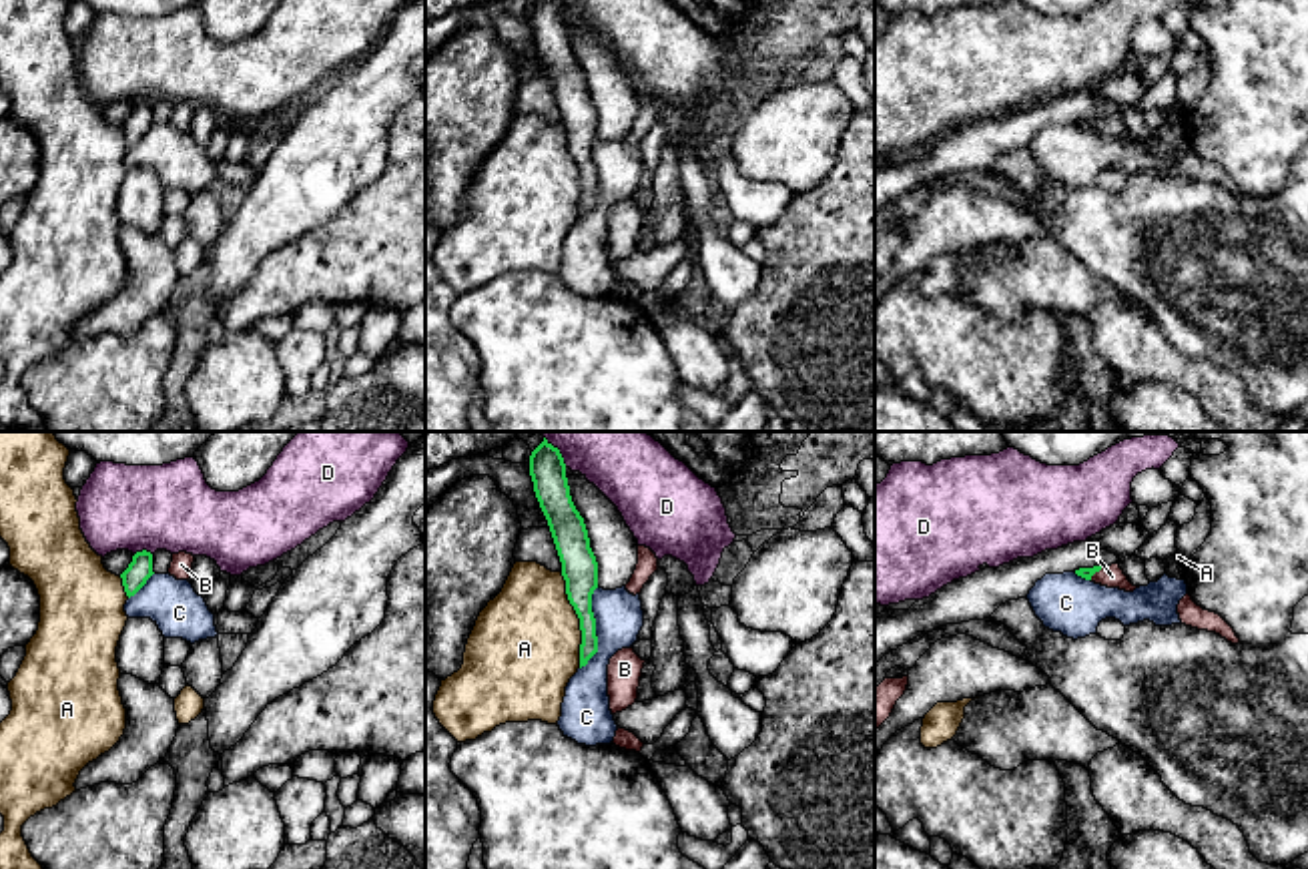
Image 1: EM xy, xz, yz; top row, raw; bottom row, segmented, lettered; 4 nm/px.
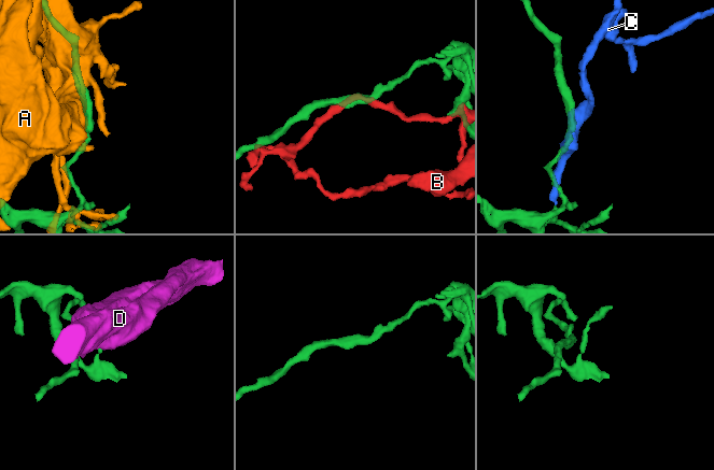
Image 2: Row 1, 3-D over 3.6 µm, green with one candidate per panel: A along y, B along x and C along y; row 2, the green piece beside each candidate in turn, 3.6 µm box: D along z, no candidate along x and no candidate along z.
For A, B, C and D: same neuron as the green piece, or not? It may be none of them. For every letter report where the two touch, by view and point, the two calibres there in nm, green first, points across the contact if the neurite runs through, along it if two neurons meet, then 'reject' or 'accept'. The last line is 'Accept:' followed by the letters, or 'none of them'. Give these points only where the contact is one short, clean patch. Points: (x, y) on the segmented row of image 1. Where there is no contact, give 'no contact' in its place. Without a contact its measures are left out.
A: contact xz (580, 621); calibres 140 and 440 nm; reject
B: contact yz (1098, 570); calibres 50 and 90 nm; reject
C: contact xz (594, 629); calibres 140 and 190 nm; accept
D: contact xy (143, 550); calibres 100 and 340 nm; reject
Accept: C

